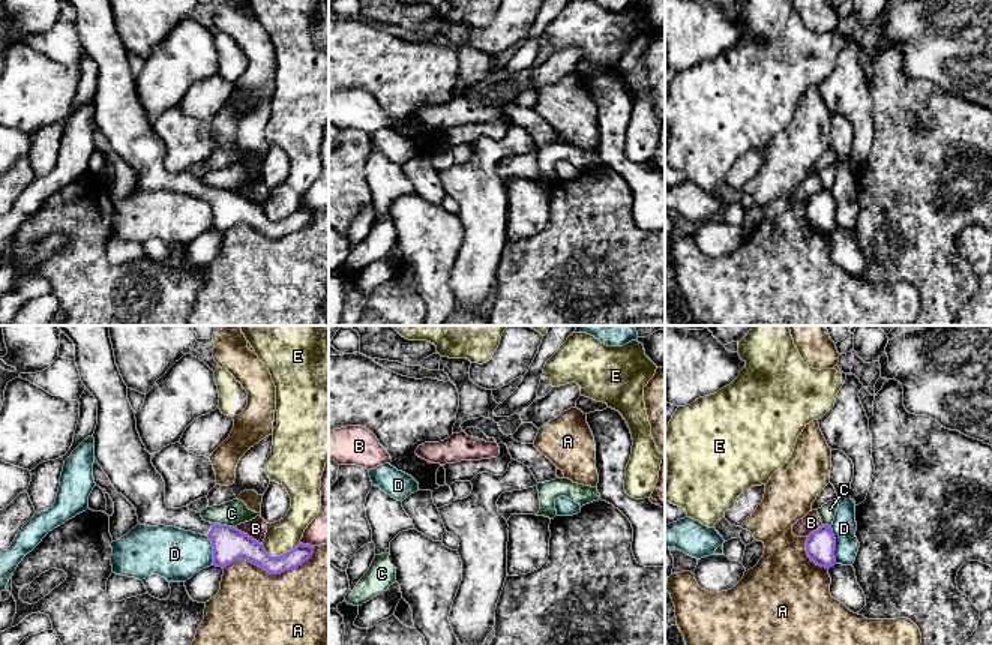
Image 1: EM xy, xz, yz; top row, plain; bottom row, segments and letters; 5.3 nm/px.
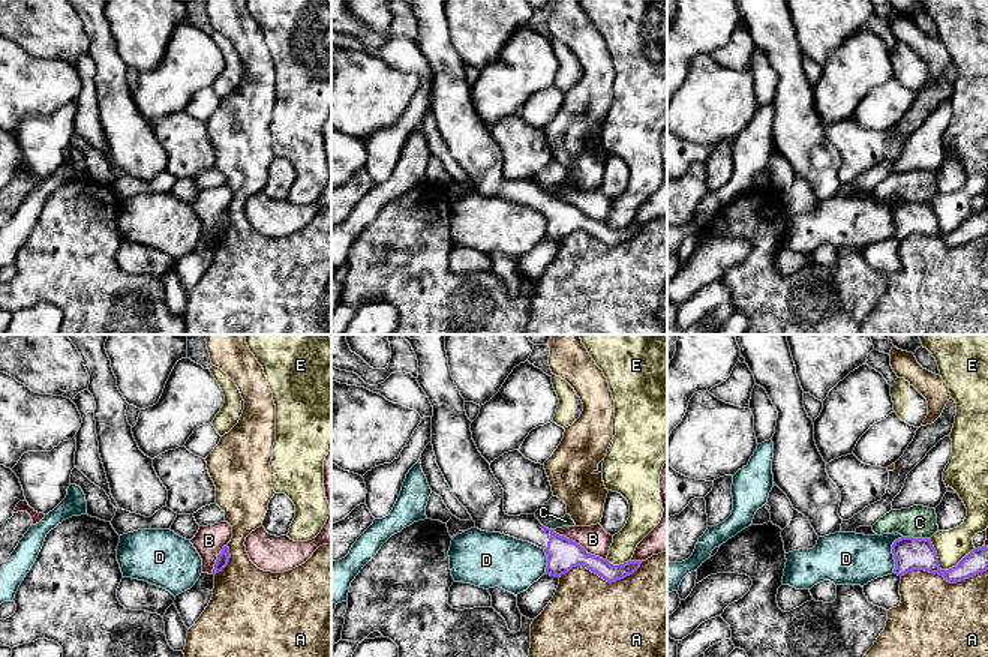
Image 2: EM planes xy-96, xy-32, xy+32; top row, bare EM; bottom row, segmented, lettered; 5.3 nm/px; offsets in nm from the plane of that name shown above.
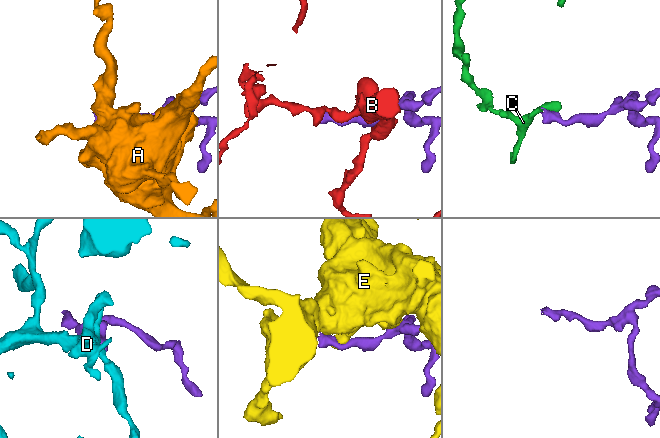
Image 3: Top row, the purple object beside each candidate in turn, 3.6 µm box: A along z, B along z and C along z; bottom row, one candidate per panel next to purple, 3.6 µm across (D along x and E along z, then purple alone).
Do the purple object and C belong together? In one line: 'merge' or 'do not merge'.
do not merge

